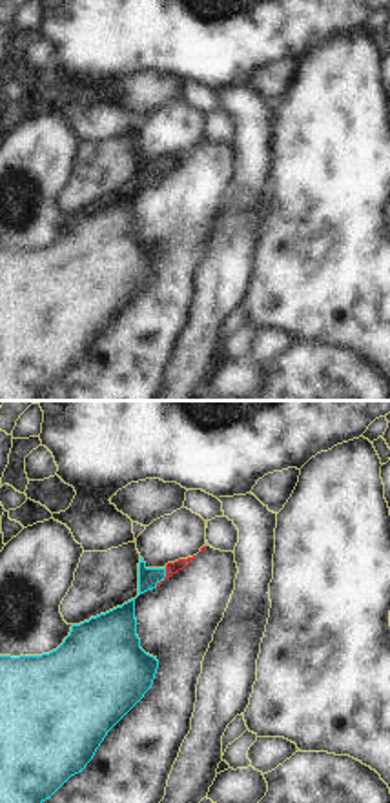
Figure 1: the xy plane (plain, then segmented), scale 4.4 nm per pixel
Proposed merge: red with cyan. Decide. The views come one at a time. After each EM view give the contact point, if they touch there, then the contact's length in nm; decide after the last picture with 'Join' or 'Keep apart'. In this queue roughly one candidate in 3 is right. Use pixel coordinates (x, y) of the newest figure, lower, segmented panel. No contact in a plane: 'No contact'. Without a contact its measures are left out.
Touches red at (164, 578). Shared border 90 nm

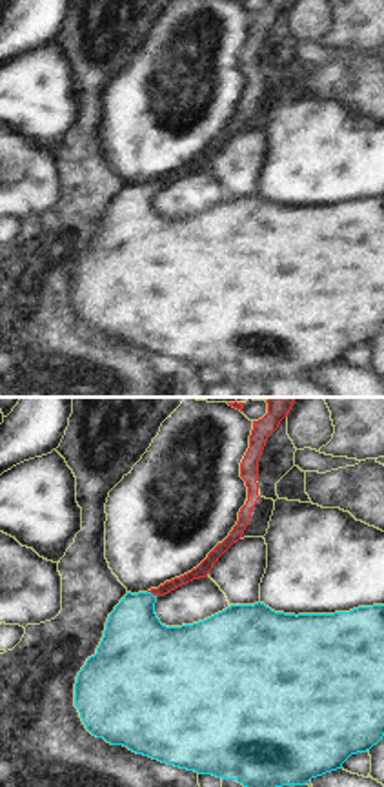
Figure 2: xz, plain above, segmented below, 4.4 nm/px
Touches red at (153, 594). Shared border 50 nm

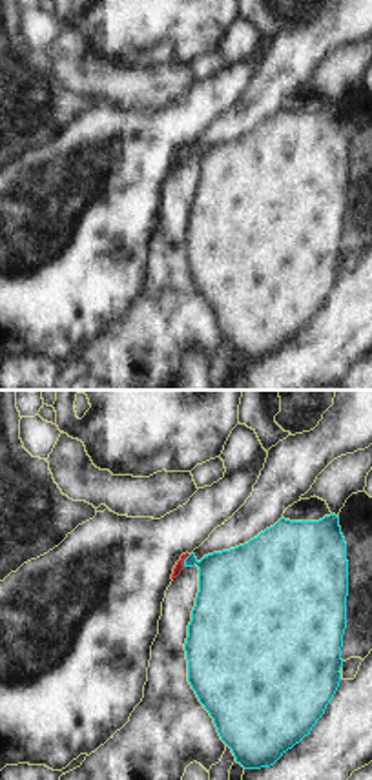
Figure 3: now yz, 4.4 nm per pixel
Touches red at (185, 558). Shared border 70 nm

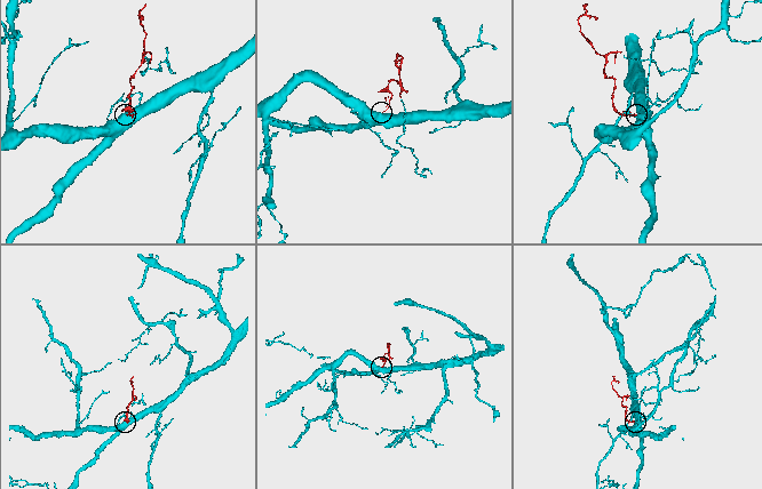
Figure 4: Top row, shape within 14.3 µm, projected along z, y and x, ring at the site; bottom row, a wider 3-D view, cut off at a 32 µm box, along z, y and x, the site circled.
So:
Join

